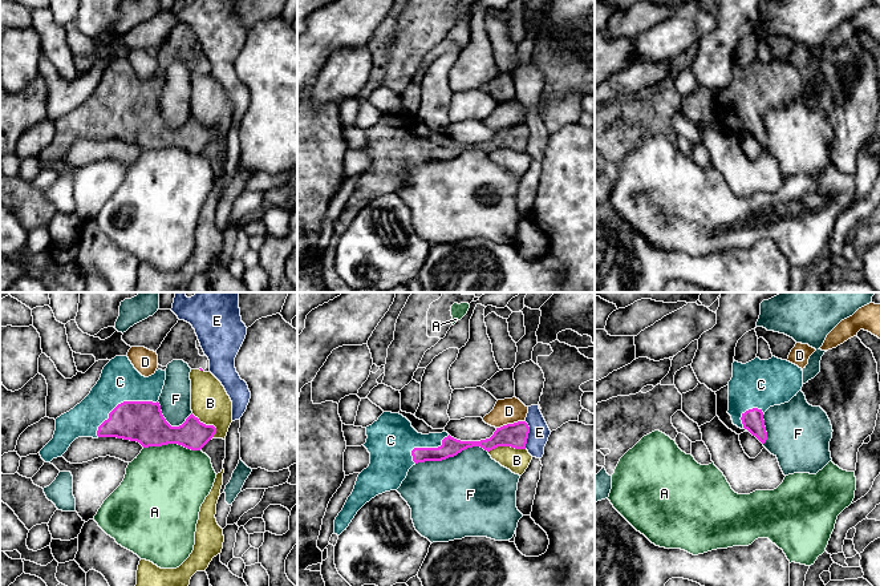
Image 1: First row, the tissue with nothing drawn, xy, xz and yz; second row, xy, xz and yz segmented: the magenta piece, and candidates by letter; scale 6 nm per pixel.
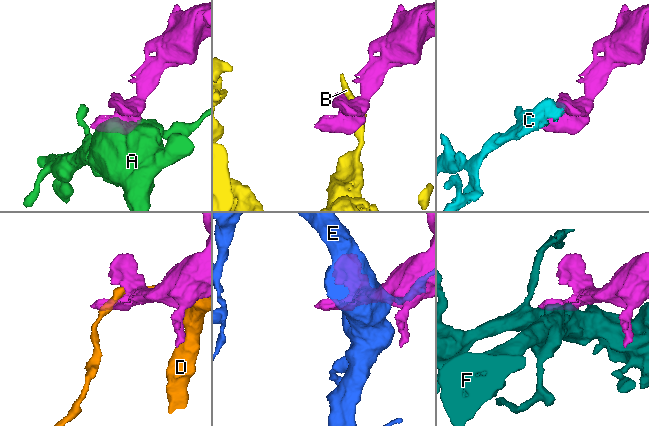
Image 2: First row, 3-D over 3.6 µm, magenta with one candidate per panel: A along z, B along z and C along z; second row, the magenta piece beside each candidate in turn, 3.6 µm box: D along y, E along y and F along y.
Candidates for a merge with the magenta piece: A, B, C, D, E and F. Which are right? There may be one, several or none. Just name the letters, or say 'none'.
C

